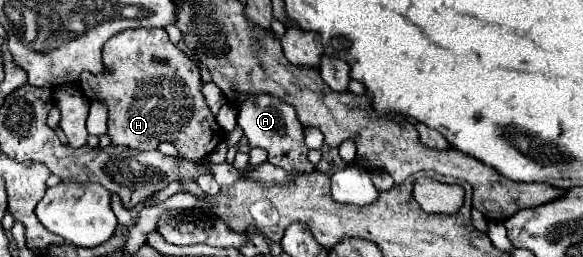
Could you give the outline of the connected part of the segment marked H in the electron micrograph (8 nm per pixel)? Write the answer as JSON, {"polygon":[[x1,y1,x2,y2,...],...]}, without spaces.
{"polygon":[[123,30,103,46,103,58,111,72,103,76,83,72,79,88,91,100,105,100,113,144,131,150,155,150,161,142,171,142,183,158,199,162,223,142,223,130,201,92,199,64,171,44,165,30]]}

